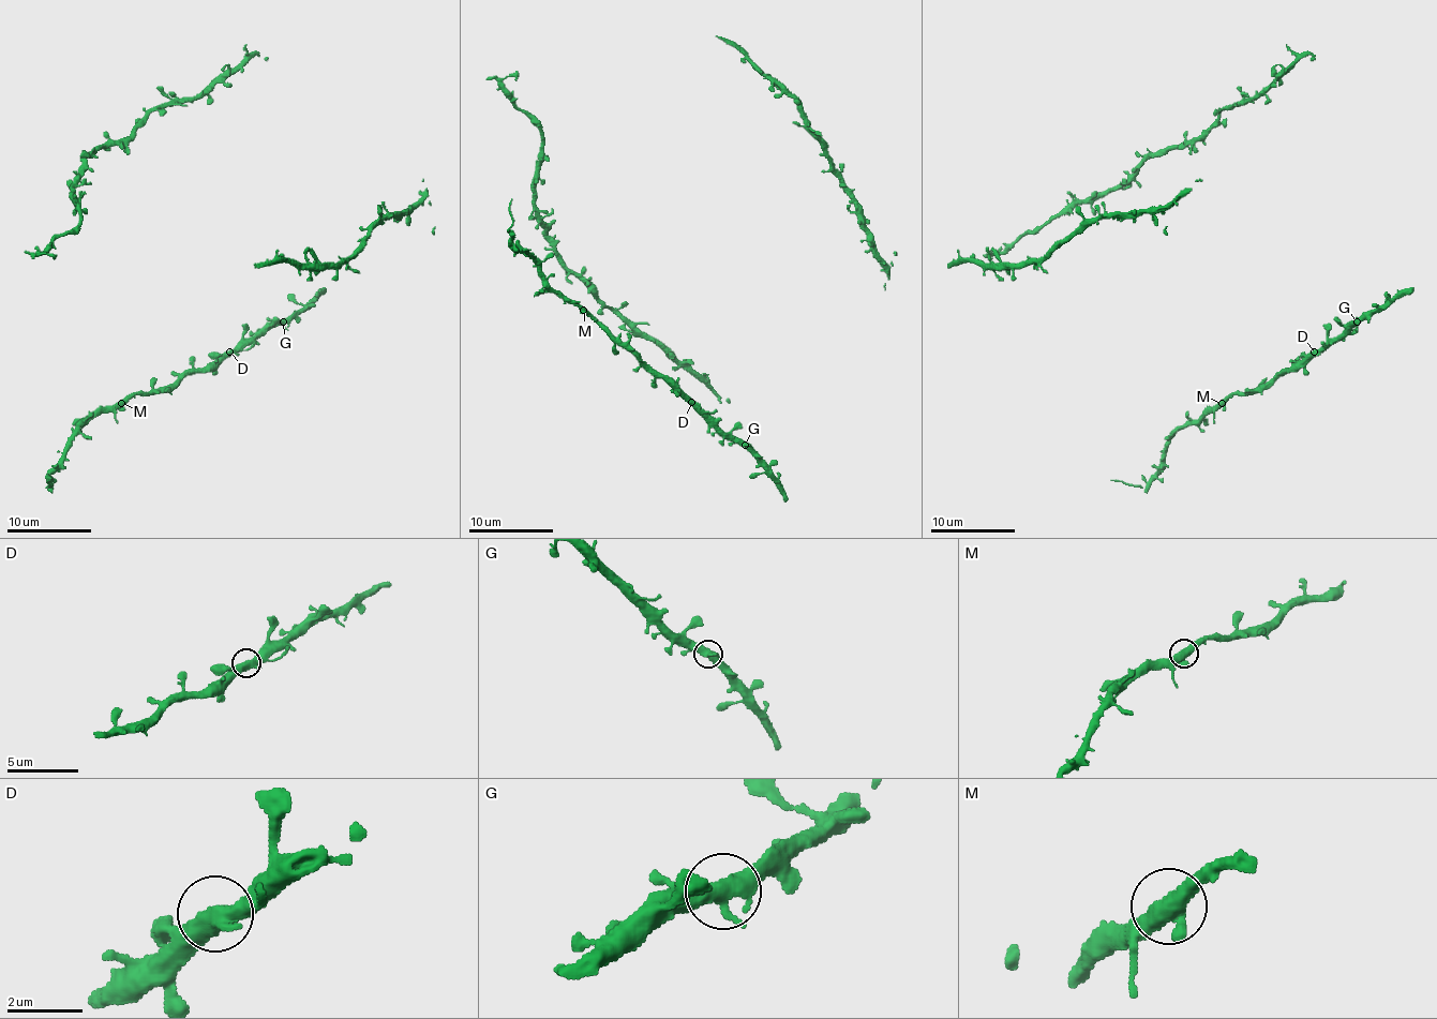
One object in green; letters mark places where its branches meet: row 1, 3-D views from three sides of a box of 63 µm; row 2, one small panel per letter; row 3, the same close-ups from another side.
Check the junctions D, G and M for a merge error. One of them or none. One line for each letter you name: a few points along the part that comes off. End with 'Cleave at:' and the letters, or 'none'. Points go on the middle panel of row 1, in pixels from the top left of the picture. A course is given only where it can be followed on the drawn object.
Cleave at: none

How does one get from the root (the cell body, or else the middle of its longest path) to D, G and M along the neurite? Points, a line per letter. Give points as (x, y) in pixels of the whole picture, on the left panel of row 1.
D: (158, 391), (166, 391), (188, 373), (211, 371), (229, 351)
G: (158, 391), (166, 391), (188, 373), (213, 371), (228, 356), (238, 354), (262, 332), (283, 321)
M: (158, 391), (133, 391), (122, 402)

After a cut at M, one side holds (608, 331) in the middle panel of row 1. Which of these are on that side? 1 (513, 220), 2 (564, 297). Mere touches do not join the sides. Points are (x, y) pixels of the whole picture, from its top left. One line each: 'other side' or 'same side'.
1: other side
2: other side

